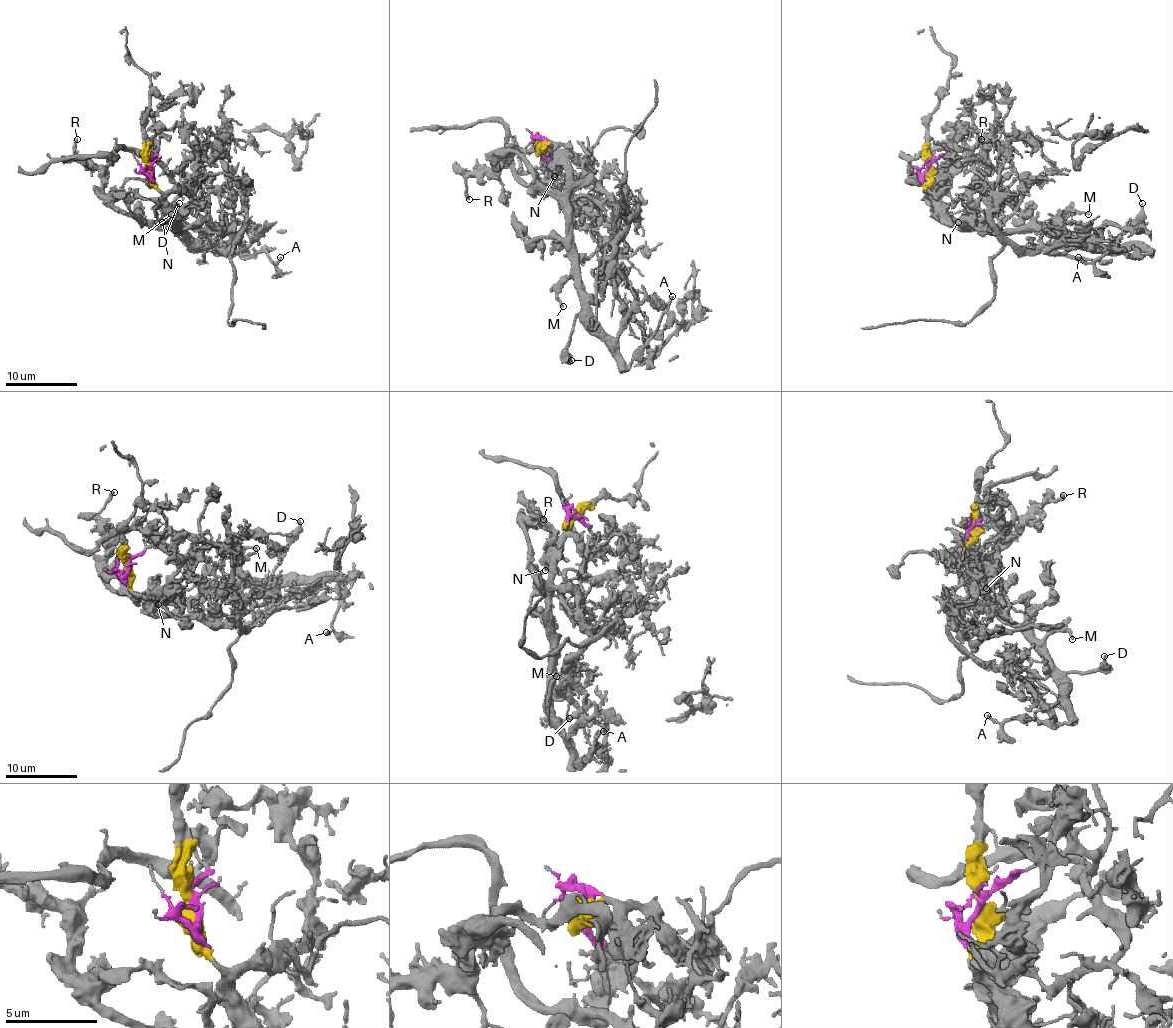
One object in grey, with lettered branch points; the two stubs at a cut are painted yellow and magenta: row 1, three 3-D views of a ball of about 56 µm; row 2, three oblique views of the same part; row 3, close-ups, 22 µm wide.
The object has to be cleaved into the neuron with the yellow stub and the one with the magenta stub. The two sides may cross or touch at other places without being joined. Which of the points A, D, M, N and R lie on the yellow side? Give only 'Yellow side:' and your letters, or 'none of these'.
Yellow side: A, D, M, N, R

